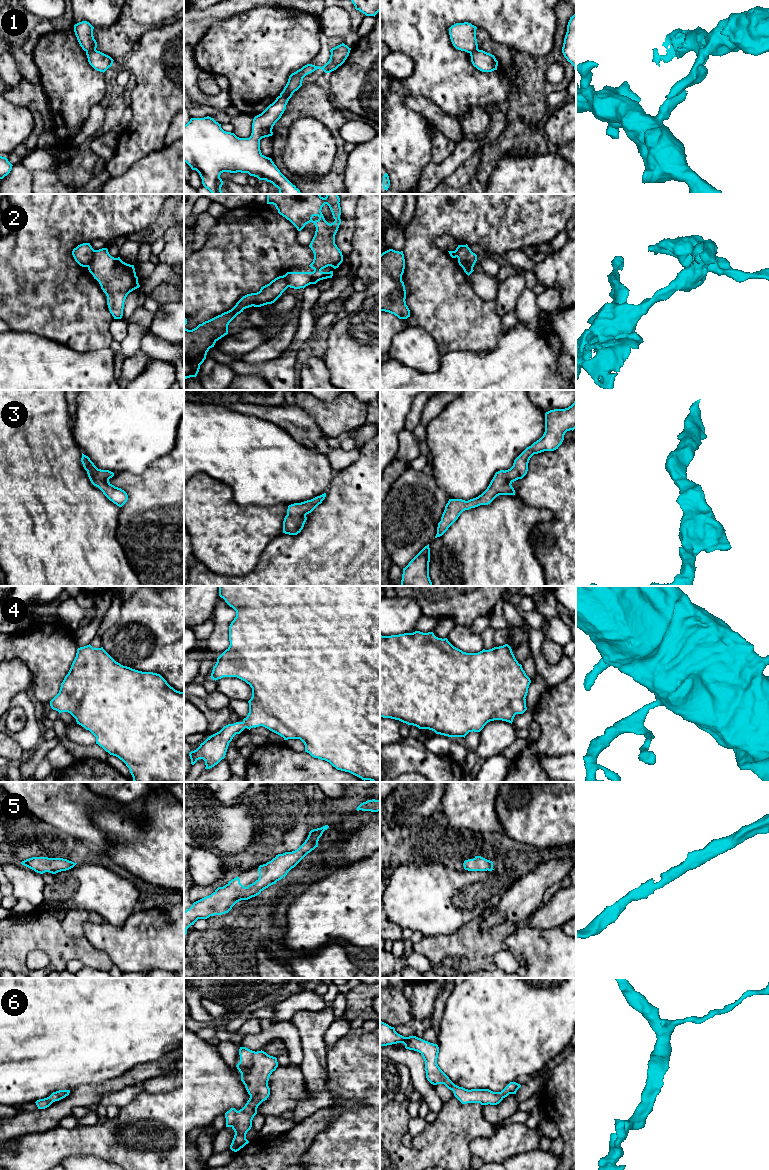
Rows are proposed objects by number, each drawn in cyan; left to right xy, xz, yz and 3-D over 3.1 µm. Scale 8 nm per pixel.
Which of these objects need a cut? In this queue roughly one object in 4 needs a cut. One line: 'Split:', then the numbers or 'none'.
Split: 1, 2

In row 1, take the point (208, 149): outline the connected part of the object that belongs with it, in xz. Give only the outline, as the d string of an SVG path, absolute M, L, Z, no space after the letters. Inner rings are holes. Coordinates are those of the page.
M293 93L278 96L261 114L254 117L249 138L239 138L234 133L224 131L221 124L209 116L191 118L184 125L184 162L199 173L206 189L212 194L223 194L223 181L220 175L223 172L241 172L272 183L279 189L280 194L301 194L300 190L280 172L272 159L264 156L260 150L260 140L273 135L273 126L281 118Z

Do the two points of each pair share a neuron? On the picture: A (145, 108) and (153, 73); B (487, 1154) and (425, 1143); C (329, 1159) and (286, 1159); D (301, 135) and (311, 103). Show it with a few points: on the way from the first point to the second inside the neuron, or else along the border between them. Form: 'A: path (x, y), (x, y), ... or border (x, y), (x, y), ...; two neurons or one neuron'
A: path (149, 99), (149, 95), (153, 91), (153, 82); one neuron
B: border (489, 1136), (476, 1136), (470, 1142), (473, 1155); two neurons
C: border (314, 1139), (301, 1159); two neurons
D: border (328, 128), (314, 118), (300, 117), (287, 130); two neurons

